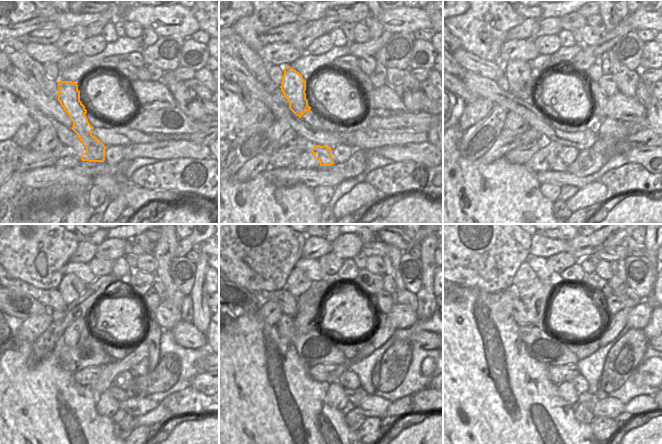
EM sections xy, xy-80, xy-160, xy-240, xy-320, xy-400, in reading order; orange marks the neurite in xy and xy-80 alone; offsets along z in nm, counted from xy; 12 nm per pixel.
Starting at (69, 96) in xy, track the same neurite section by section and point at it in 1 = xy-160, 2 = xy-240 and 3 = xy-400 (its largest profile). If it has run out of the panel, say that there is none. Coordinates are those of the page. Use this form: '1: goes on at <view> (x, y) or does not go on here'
1: goes on at xy-160 (517, 71)
2: goes on at xy-240 (71, 287)
3: goes on at xy-400 (524, 276)

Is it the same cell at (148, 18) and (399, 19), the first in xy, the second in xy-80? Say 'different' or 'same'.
same

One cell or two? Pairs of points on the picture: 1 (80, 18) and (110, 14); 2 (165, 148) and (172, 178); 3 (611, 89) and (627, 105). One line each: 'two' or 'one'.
1: one
2: two
3: two

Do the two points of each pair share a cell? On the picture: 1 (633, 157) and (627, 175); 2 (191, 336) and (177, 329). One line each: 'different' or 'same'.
1: different
2: same

